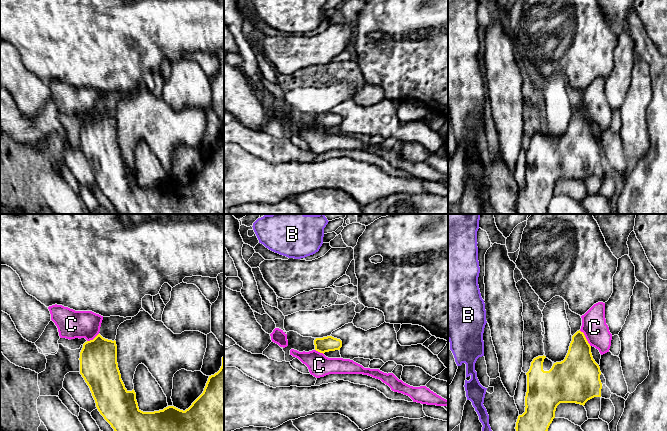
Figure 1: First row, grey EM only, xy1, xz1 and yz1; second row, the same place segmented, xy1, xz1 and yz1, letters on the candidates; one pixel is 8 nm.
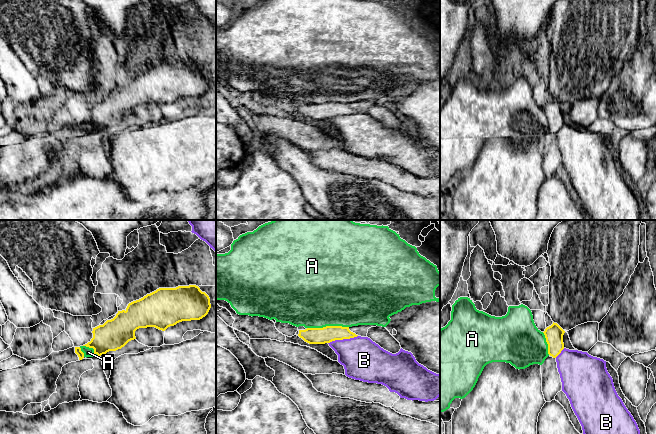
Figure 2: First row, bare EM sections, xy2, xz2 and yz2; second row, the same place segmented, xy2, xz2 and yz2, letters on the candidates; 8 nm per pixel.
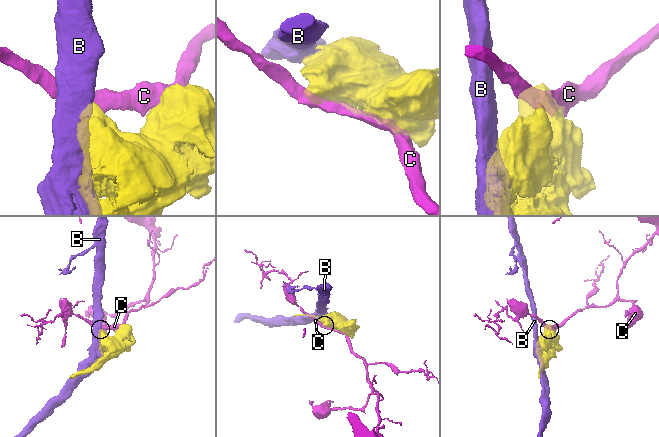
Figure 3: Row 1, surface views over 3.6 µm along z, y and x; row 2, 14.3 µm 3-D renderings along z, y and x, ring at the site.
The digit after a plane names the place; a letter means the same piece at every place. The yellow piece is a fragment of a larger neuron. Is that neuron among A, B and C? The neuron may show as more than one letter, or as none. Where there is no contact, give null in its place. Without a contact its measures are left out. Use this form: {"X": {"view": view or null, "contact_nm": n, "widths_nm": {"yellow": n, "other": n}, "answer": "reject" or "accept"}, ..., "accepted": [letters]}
{"A": {"view": "xz2", "contact_nm": 340, "widths_nm": {"yellow": 130, "other": 500}, "answer": "reject"}, "B": {"view": "xz2", "contact_nm": 240, "widths_nm": {"yellow": 130, "other": 320}, "answer": "reject"}, "C": {"view": "yz1", "contact_nm": 160, "widths_nm": {"yellow": 280, "other": 200}, "answer": "reject"}, "accepted": []}

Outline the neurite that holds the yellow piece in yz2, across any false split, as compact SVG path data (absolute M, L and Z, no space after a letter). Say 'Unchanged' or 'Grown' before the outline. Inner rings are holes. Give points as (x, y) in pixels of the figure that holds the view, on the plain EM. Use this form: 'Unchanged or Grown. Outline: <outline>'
Unchanged. Outline: M553 98L543 109L548 120L548 130L556 134L564 125L563 111L565 107L557 99Z

